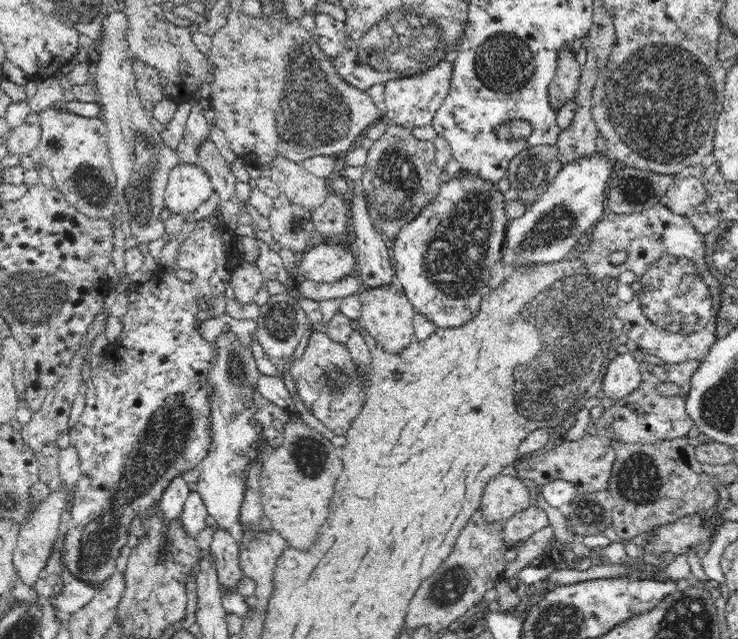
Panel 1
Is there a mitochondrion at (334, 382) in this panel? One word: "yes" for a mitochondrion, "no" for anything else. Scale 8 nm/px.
yes

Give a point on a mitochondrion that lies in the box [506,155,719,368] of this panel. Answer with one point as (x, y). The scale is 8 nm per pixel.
(560, 220)

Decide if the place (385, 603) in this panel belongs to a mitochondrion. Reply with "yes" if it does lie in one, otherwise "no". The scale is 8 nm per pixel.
no

